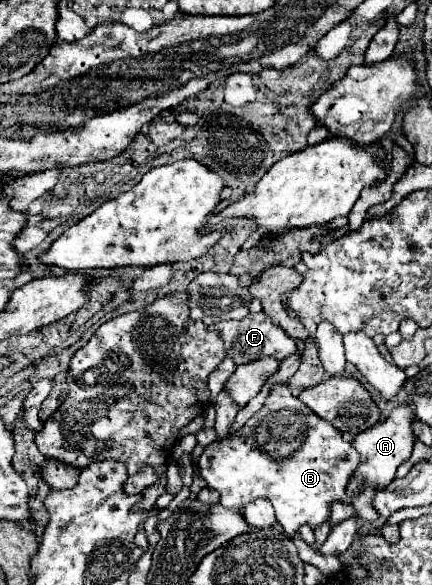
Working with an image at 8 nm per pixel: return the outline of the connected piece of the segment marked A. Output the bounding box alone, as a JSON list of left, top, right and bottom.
[328,406,414,526]

